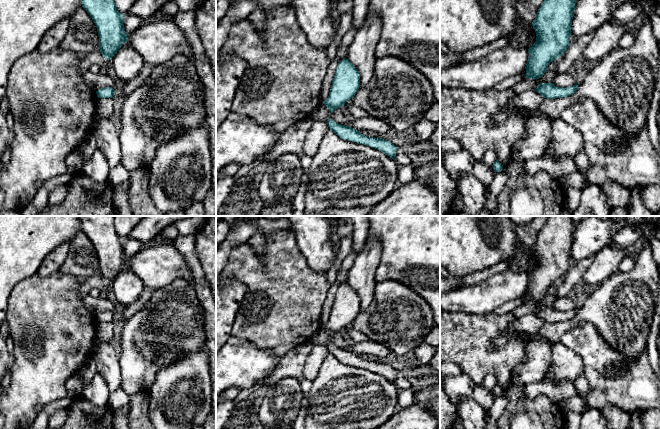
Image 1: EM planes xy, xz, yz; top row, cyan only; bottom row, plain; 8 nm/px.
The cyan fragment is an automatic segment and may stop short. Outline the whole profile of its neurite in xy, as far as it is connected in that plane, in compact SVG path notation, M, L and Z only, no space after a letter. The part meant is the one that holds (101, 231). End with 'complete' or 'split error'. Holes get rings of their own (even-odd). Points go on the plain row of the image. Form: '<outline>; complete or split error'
M80 216L82 231L92 242L99 260L102 280L111 284L127 266L121 238L114 226L114 216Z; complete

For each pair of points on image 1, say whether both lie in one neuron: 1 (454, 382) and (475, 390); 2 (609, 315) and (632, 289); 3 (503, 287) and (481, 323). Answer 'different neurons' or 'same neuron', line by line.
1: same neuron
2: same neuron
3: different neurons

